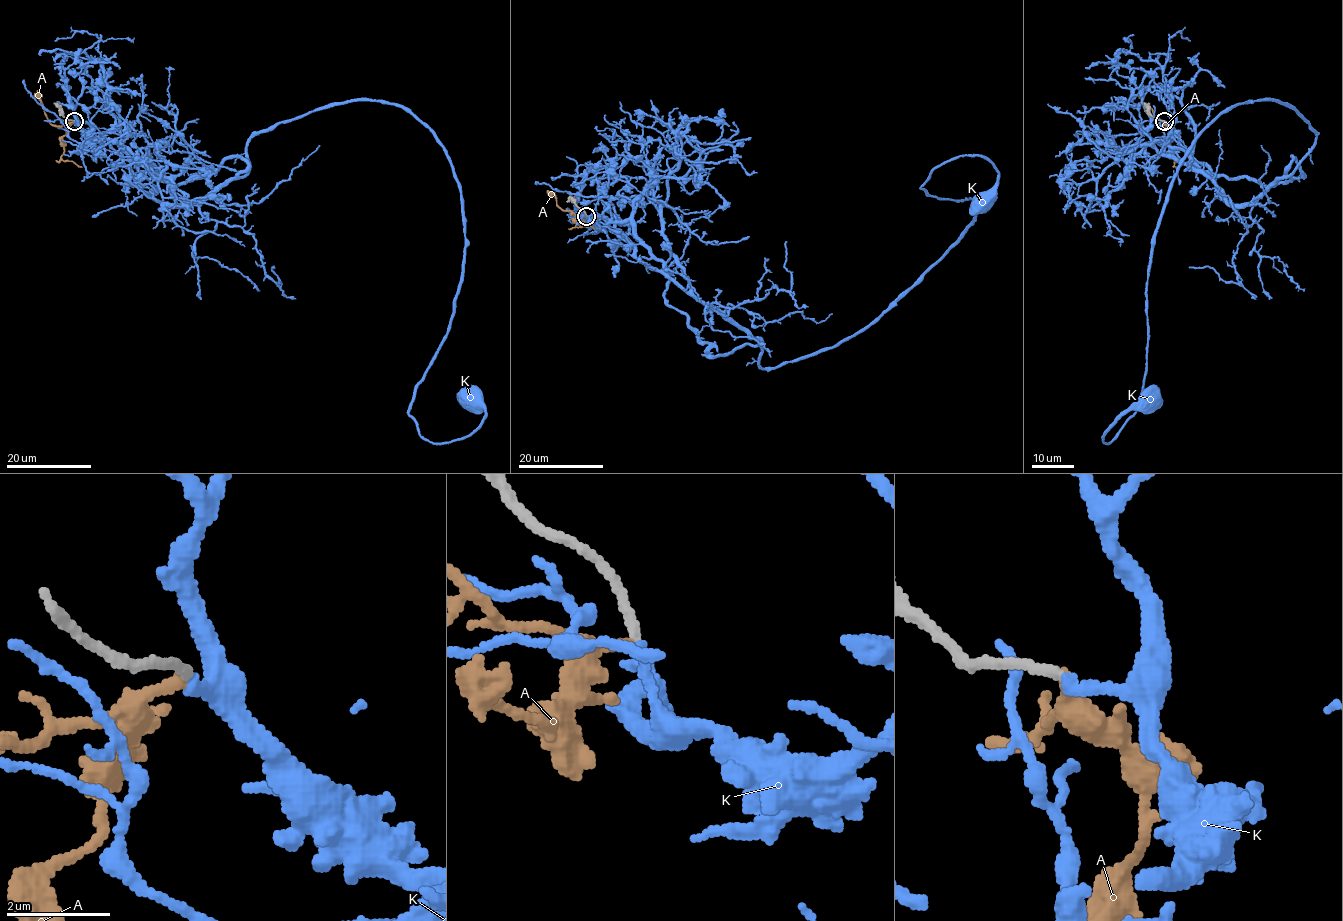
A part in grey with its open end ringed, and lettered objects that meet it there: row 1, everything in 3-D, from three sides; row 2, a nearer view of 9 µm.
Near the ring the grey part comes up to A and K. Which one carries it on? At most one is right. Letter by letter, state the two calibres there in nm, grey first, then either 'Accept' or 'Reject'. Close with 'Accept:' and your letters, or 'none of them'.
A: Thickness 200 nm (grey) against 240 nm. Reject
K: Thickness 200 nm (grey) against 200 nm. Accept
Accept: K

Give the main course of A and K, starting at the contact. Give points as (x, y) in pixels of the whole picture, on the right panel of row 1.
A: (1164, 120), (1171, 131), (1168, 138), (1176, 167)
K: (1164, 120), (1234, 206), (1316, 138), (1275, 100), (1199, 134), (1154, 239), (1136, 413), (1103, 440), (1150, 395)

